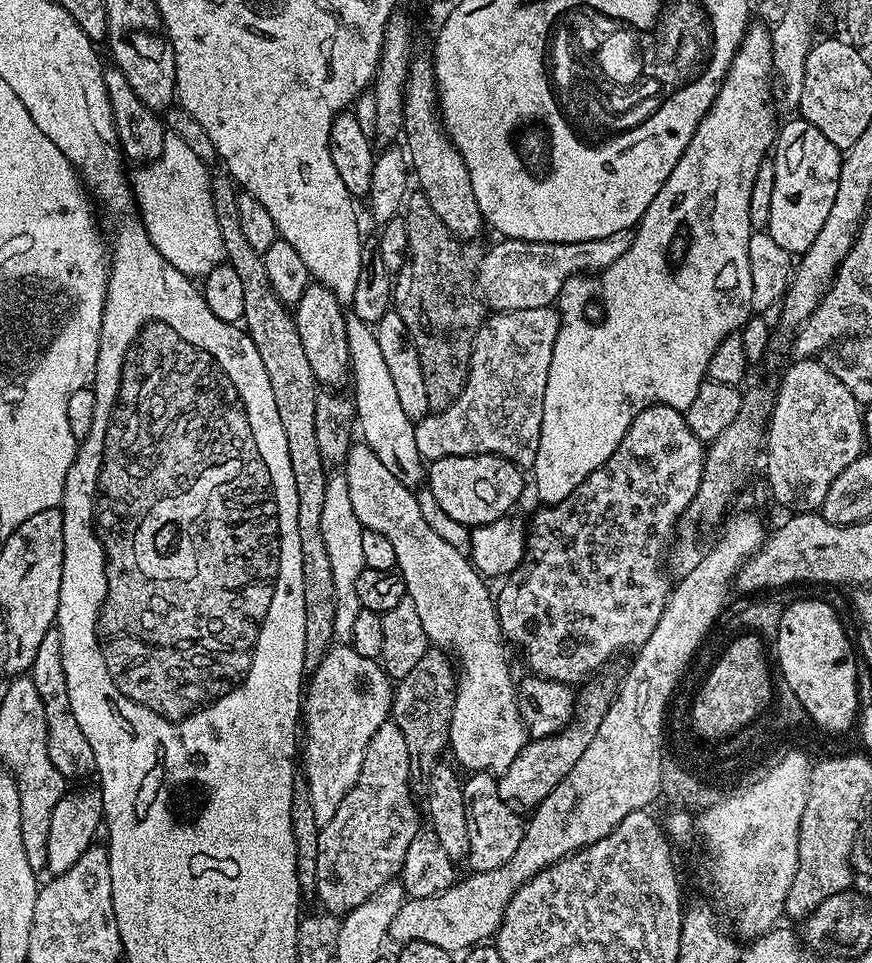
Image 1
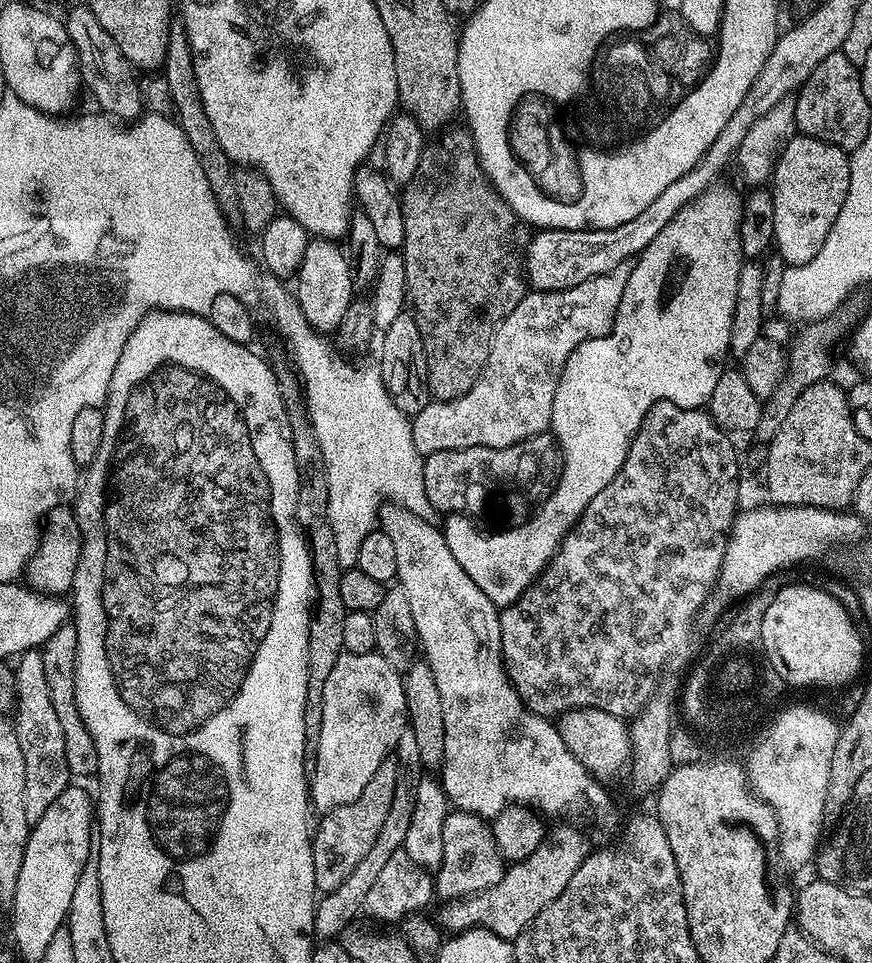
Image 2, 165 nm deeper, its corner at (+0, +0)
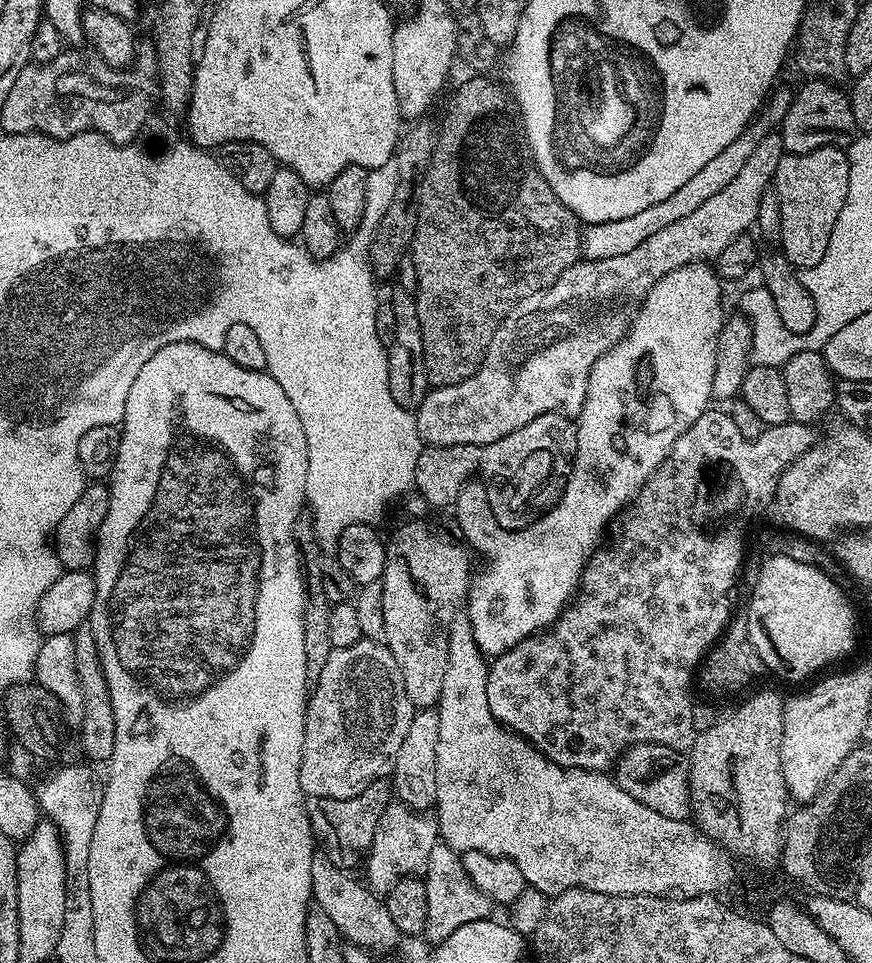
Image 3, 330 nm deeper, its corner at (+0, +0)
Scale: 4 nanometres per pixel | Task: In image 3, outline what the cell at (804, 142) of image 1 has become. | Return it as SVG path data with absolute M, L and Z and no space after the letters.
M819 148L810 150L810 154L789 152L778 162L774 181L774 191L782 206L778 248L796 270L822 262L822 254L826 254L826 246L830 246L830 233L834 230L834 222L838 222L849 186L850 166L844 148Z

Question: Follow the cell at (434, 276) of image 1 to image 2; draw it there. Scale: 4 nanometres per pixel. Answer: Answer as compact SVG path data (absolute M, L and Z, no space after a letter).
M464 126L452 127L445 127L433 144L432 141L425 143L422 158L418 158L418 170L414 170L414 178L403 185L399 197L405 223L402 255L406 266L406 304L422 334L428 391L436 402L462 398L462 394L478 382L488 361L492 333L526 294L522 253L530 241L529 225L501 198L482 170L471 132Z

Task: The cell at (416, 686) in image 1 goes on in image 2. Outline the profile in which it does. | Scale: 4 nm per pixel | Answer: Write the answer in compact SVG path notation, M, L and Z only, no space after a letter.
M406 730L399 736L399 741L394 749L394 759L396 761L397 777L394 786L394 799L387 811L385 821L382 822L381 829L374 840L374 846L369 853L354 866L342 884L335 891L325 893L317 903L315 912L315 930L317 939L335 939L349 925L353 923L353 918L357 913L360 914L366 900L367 891L375 883L379 872L382 871L385 863L392 854L401 851L405 842L407 827L410 826L410 819L414 808L414 790L420 780L424 767L418 754L418 746L411 730Z

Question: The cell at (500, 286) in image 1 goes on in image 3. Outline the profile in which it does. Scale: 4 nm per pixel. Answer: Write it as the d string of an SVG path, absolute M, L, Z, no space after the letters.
M777 87L769 95L758 118L753 119L742 135L734 138L734 142L730 142L730 146L726 146L726 150L722 150L722 154L717 154L710 162L706 162L706 166L702 166L702 170L698 170L698 174L694 174L694 178L690 178L679 190L670 194L670 198L666 198L666 202L654 202L654 206L649 206L639 214L630 214L630 218L618 218L610 222L587 225L582 232L583 259L601 260L602 258L614 258L618 254L627 254L630 250L642 246L642 242L646 242L646 238L658 234L658 230L663 230L665 226L671 226L681 218L686 218L686 214L694 214L694 210L698 210L698 206L702 206L702 202L708 201L711 196L724 189L739 174L742 166L746 166L750 154L754 154L754 146L758 146L758 142L762 142L764 136L767 136L784 121L786 110L790 110L790 102L794 95L793 89L791 87L789 89L779 88Z

